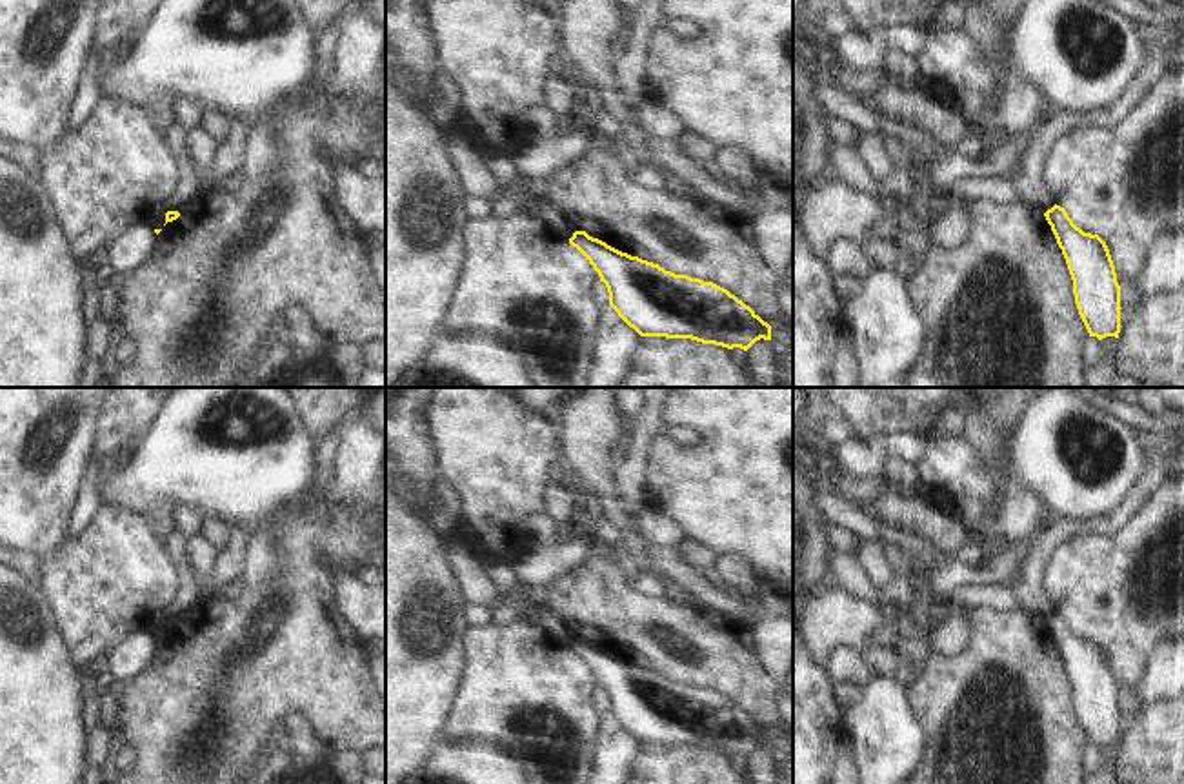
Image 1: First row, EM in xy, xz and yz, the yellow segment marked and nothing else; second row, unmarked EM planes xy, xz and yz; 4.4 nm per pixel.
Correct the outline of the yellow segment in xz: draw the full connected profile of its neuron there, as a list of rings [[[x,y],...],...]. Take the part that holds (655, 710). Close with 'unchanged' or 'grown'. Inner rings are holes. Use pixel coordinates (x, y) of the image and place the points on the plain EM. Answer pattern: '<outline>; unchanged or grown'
[[[575,638],[569,651],[589,668],[607,695],[609,713],[640,744],[691,746],[744,759],[760,746],[771,748],[771,733],[713,689],[666,678],[586,638]]]; unchanged

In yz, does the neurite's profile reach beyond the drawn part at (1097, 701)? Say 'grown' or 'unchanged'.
unchanged

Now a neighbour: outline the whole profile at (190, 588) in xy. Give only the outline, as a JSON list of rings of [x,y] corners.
[[[175,528],[166,535],[166,555],[173,564],[178,586],[173,600],[162,608],[166,618],[182,620],[184,615],[204,597],[204,584],[193,575],[187,566],[187,538],[184,538]]]

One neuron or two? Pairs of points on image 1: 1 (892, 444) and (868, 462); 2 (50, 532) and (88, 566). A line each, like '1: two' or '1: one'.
1: one
2: two

